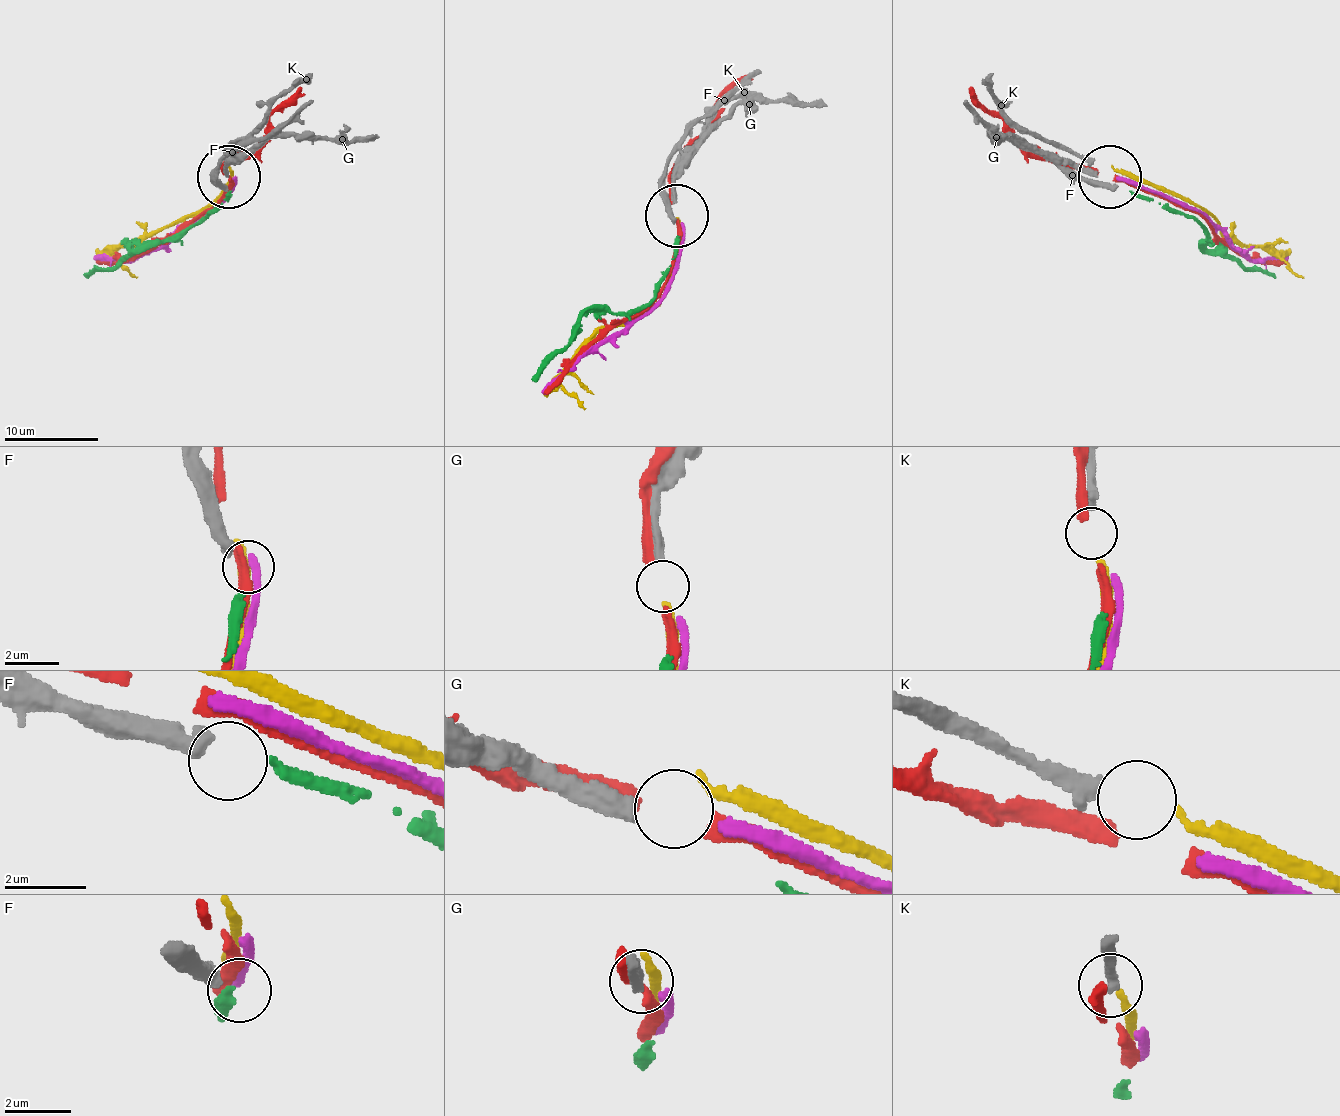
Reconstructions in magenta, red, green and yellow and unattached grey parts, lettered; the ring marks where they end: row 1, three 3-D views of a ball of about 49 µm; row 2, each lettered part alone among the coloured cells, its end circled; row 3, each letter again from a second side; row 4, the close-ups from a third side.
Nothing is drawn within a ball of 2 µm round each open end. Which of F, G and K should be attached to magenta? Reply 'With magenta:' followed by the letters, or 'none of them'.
With magenta: none of them

